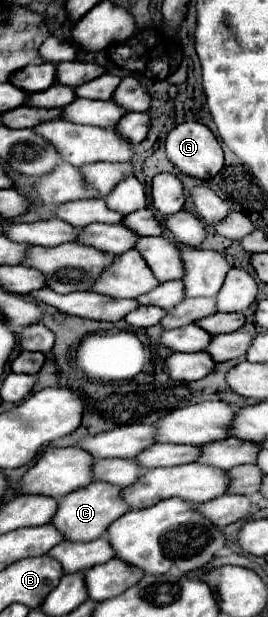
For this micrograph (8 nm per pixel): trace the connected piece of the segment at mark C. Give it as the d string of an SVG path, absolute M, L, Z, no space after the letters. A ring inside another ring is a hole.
M95 480L89 486L75 490L71 494L67 494L65 498L61 498L57 514L51 522L57 526L57 530L61 534L65 534L67 540L73 540L73 542L97 540L97 538L105 536L111 522L115 522L119 516L123 516L131 510L131 508L127 508L127 504L123 504L121 492L123 492L123 488L115 488L113 484L103 484L101 480Z

